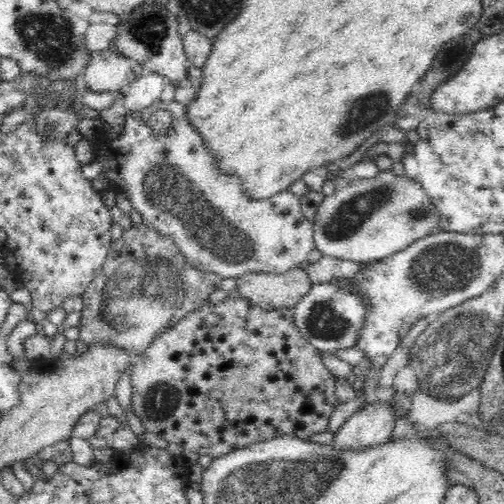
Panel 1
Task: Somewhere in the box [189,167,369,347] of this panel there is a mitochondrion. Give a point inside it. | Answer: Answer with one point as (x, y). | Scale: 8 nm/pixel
(322, 320)

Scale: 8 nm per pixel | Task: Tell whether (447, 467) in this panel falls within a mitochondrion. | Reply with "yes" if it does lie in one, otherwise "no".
no

